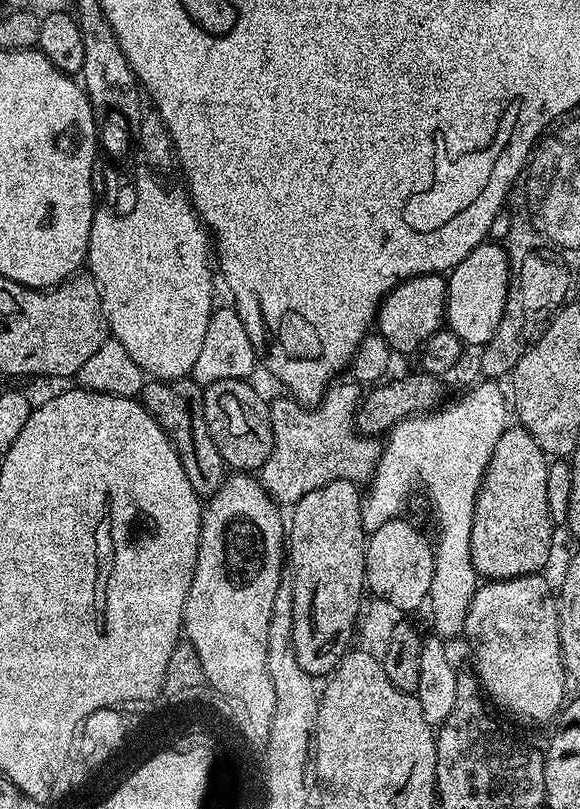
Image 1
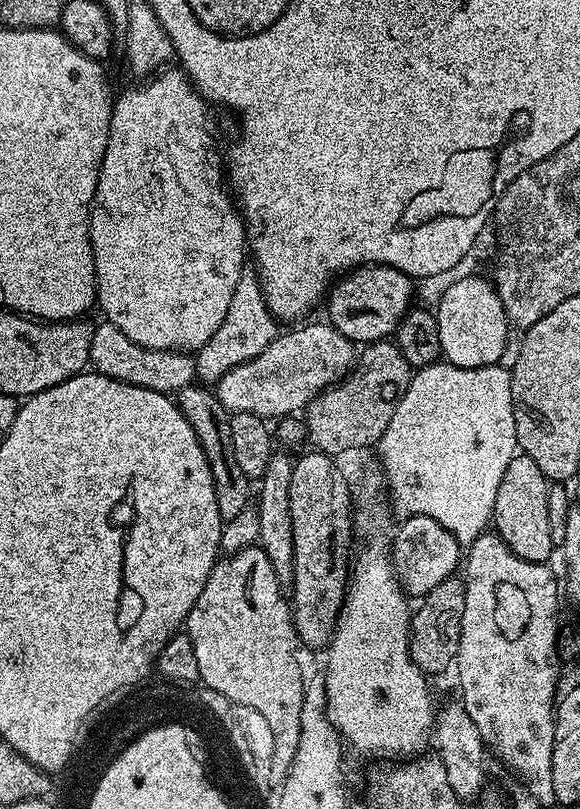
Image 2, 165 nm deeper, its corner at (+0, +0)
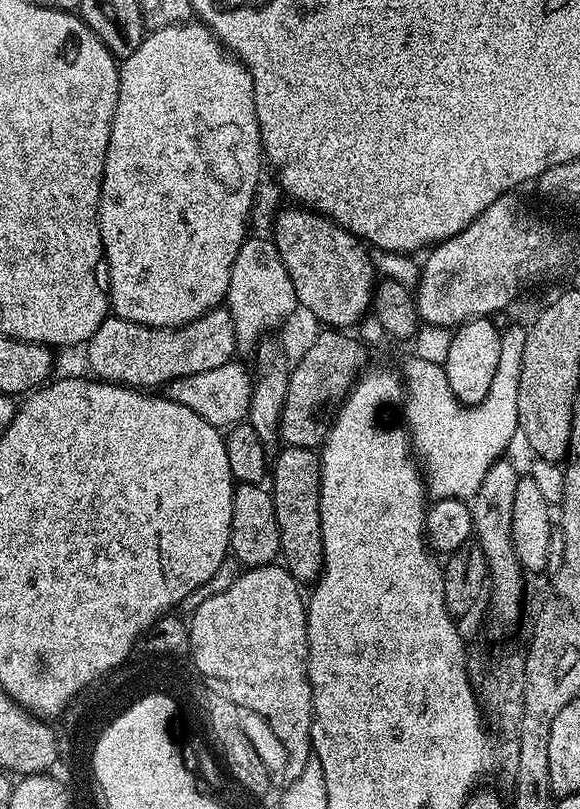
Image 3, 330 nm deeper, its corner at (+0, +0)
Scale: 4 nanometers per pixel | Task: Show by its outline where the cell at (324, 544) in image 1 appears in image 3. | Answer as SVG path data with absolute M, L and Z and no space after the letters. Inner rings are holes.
M281 447L270 464L270 491L278 518L283 567L287 568L301 585L311 585L319 580L320 571L324 569L319 455L310 448Z

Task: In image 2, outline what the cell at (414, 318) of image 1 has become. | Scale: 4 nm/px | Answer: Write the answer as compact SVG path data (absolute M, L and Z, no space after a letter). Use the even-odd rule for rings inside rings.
M366 264L363 268L353 268L333 283L326 297L327 323L333 324L347 340L360 346L391 337L408 309L413 307L412 284L413 277L397 268L387 268L385 264Z

